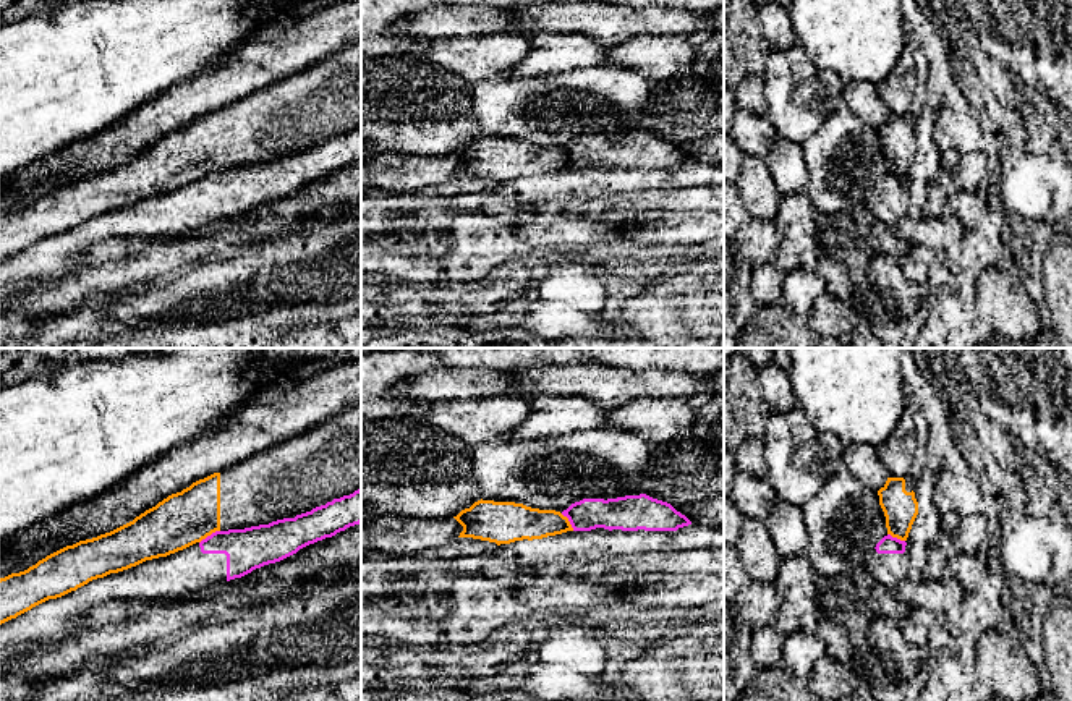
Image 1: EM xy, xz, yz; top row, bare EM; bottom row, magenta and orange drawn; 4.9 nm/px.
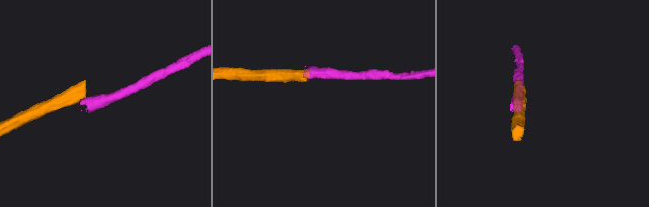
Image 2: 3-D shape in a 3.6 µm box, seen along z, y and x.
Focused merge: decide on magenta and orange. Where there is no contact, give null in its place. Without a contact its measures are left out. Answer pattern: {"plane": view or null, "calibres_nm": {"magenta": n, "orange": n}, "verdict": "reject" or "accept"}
{"plane": "xy", "calibres_nm": {"magenta": 220, "orange": 260}, "verdict": "reject"}

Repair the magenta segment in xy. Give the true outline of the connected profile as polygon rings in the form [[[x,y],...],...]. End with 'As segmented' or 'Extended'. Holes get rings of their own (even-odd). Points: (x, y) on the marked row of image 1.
[[[361,489],[311,512],[269,525],[215,531],[183,550],[49,599],[0,625],[0,662],[74,633],[71,623],[113,601],[154,604],[199,594],[280,562],[300,549],[361,523]]]. Extended

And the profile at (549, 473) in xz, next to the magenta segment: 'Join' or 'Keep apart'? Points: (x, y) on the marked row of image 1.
Keep apart

